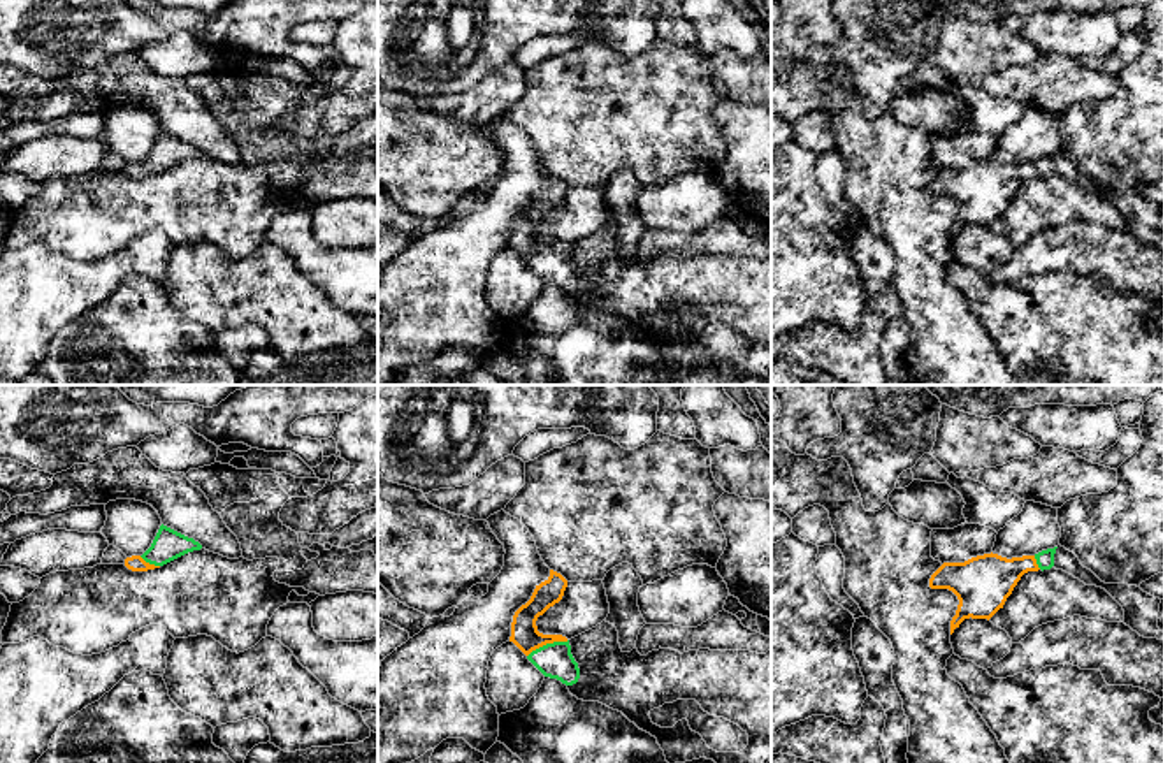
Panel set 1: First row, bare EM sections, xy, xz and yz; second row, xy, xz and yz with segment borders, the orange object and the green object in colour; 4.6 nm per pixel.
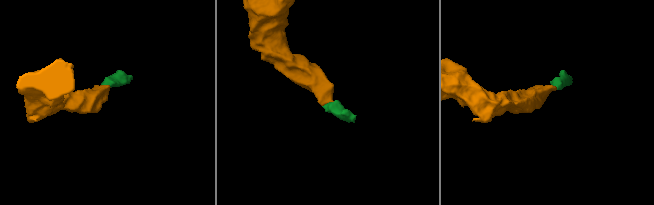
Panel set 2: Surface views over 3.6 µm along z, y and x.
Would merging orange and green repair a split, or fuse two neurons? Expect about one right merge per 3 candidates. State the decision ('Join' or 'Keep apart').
Join

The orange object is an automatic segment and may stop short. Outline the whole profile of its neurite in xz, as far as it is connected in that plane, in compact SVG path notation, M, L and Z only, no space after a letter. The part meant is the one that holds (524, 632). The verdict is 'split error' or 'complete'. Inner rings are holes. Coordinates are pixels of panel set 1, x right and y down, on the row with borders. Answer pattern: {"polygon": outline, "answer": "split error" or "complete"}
{"polygon": "M550 570L550 577L536 585L531 600L515 612L509 642L513 642L545 677L573 686L580 679L580 668L571 654L569 640L562 635L543 635L536 626L538 617L562 600L566 587L567 580Z", "answer": "split error"}

